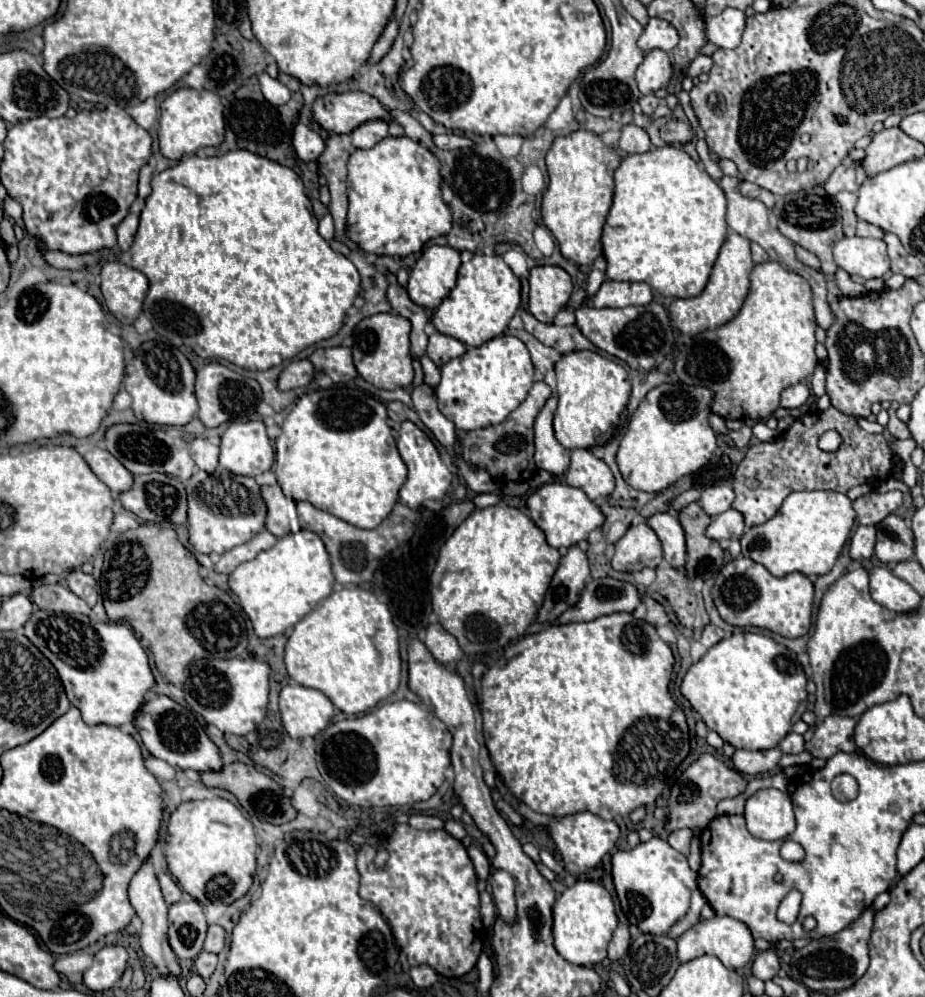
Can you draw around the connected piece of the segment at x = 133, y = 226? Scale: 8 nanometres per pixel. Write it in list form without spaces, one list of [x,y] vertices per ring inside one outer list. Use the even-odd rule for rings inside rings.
[[[129,213],[123,219],[123,223],[117,227],[117,241],[119,241],[121,251],[129,251],[133,239],[135,239],[137,227],[139,227],[139,215],[135,215],[135,213]]]

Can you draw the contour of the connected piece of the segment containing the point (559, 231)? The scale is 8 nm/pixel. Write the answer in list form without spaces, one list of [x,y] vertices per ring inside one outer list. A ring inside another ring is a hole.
[[[587,129],[555,137],[547,153],[549,187],[543,195],[541,217],[557,237],[563,257],[577,265],[591,265],[603,253],[601,235],[613,201],[613,173],[621,159],[611,145],[607,147],[597,133]]]

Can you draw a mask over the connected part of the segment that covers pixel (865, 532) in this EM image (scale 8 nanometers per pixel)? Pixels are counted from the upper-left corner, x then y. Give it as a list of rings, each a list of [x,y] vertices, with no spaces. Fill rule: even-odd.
[[[859,525],[857,531],[851,537],[851,547],[849,547],[849,555],[855,561],[863,561],[869,559],[875,553],[875,525]]]

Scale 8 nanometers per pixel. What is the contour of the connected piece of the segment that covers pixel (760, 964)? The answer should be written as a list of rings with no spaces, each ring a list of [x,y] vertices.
[[[767,949],[767,951],[761,951],[757,953],[755,961],[753,961],[753,967],[751,967],[751,973],[763,981],[769,981],[777,975],[779,971],[779,959],[777,959],[777,953],[775,949]]]

